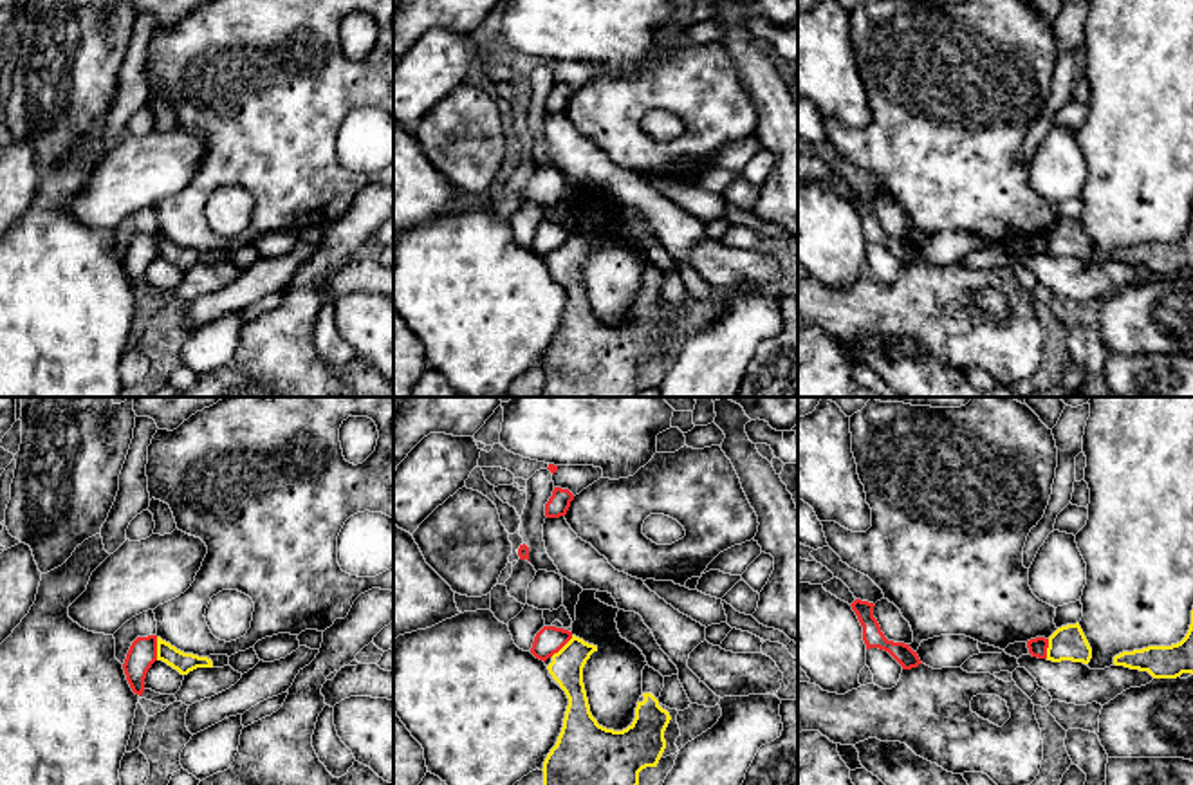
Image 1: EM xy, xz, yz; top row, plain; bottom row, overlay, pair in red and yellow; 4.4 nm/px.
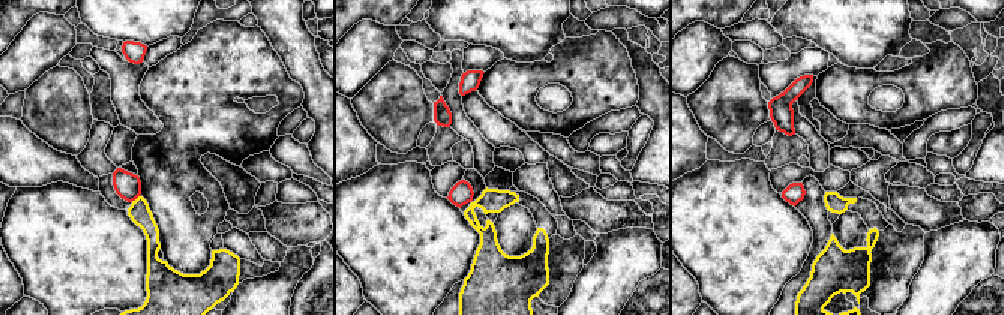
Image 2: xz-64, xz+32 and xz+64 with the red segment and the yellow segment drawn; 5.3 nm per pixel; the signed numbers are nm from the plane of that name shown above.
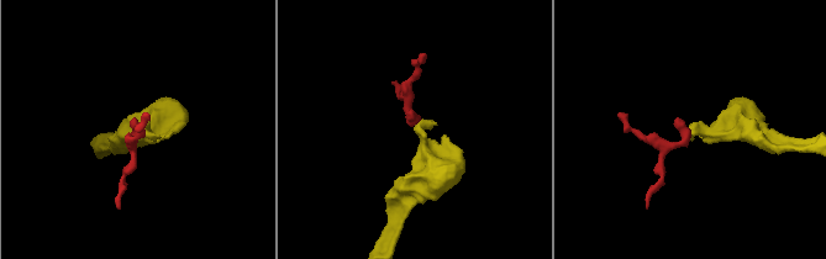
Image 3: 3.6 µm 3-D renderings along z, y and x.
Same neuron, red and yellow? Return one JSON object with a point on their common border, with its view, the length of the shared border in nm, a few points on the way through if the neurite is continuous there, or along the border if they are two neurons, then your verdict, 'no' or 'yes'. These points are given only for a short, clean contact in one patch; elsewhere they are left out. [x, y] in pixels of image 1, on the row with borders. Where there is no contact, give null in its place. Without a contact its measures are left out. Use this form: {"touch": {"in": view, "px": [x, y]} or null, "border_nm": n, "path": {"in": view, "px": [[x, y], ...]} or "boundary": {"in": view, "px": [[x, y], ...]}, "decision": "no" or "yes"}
{"touch": {"in": "xy", "px": [156, 648]}, "border_nm": 100, "boundary": {"in": "xy", "px": [[156, 637], [157, 659]]}, "decision": "no"}

